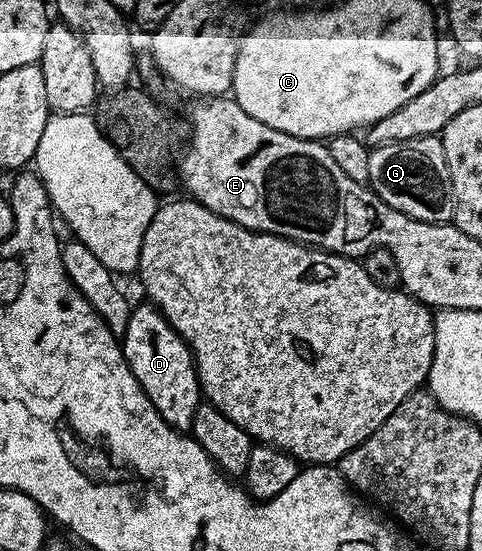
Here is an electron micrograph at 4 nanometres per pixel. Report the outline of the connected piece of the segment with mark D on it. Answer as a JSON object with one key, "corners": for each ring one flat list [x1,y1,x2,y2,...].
{"corners":[[150,302,142,303,139,305,136,303,132,307,128,326,125,327,125,332,121,337,123,357,129,370,133,372,133,378,137,378,141,390,145,390,157,414,161,414,161,418,165,418,165,422,169,422,171,428,186,433,193,422,193,414,201,402,199,375,195,373,195,359,191,356,190,346,179,337,177,330,173,330,173,326,169,326,169,322,159,313,159,309]]}

